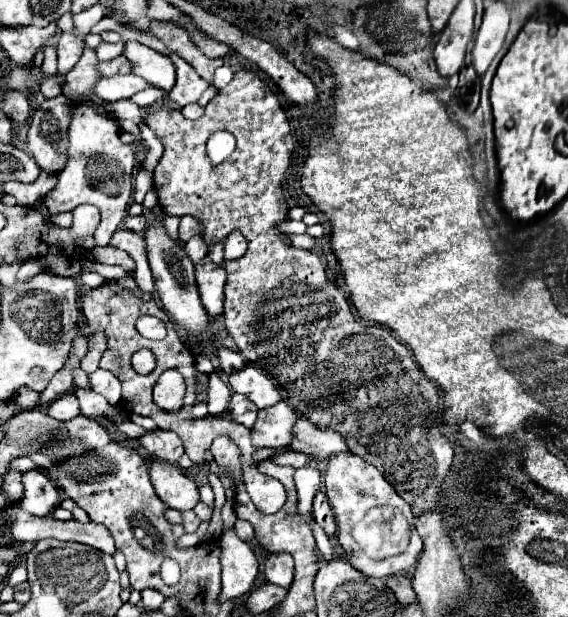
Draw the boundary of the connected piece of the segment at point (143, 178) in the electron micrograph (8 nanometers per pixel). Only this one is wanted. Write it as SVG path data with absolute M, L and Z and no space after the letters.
M139 170L139 174L135 176L135 190L133 190L133 198L135 198L135 202L139 202L139 204L143 202L145 192L149 192L151 184L153 184L151 176L149 176L145 170Z

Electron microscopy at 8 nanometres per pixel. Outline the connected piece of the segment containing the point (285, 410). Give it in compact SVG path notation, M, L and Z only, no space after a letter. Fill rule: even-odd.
M283 400L275 408L259 412L257 424L253 426L253 446L257 448L279 448L293 440L293 426L303 416Z

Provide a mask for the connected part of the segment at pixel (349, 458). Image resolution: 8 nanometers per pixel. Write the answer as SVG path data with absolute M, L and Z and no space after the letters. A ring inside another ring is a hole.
M343 452L329 458L325 474L325 494L337 522L337 538L345 552L351 552L351 564L365 576L385 578L415 568L423 552L423 542L413 526L409 504L393 490L383 474L363 458ZM397 512L403 512L409 534L397 530Z

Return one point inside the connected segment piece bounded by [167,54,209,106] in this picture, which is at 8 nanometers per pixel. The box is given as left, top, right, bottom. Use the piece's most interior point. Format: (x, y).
(189, 86)

